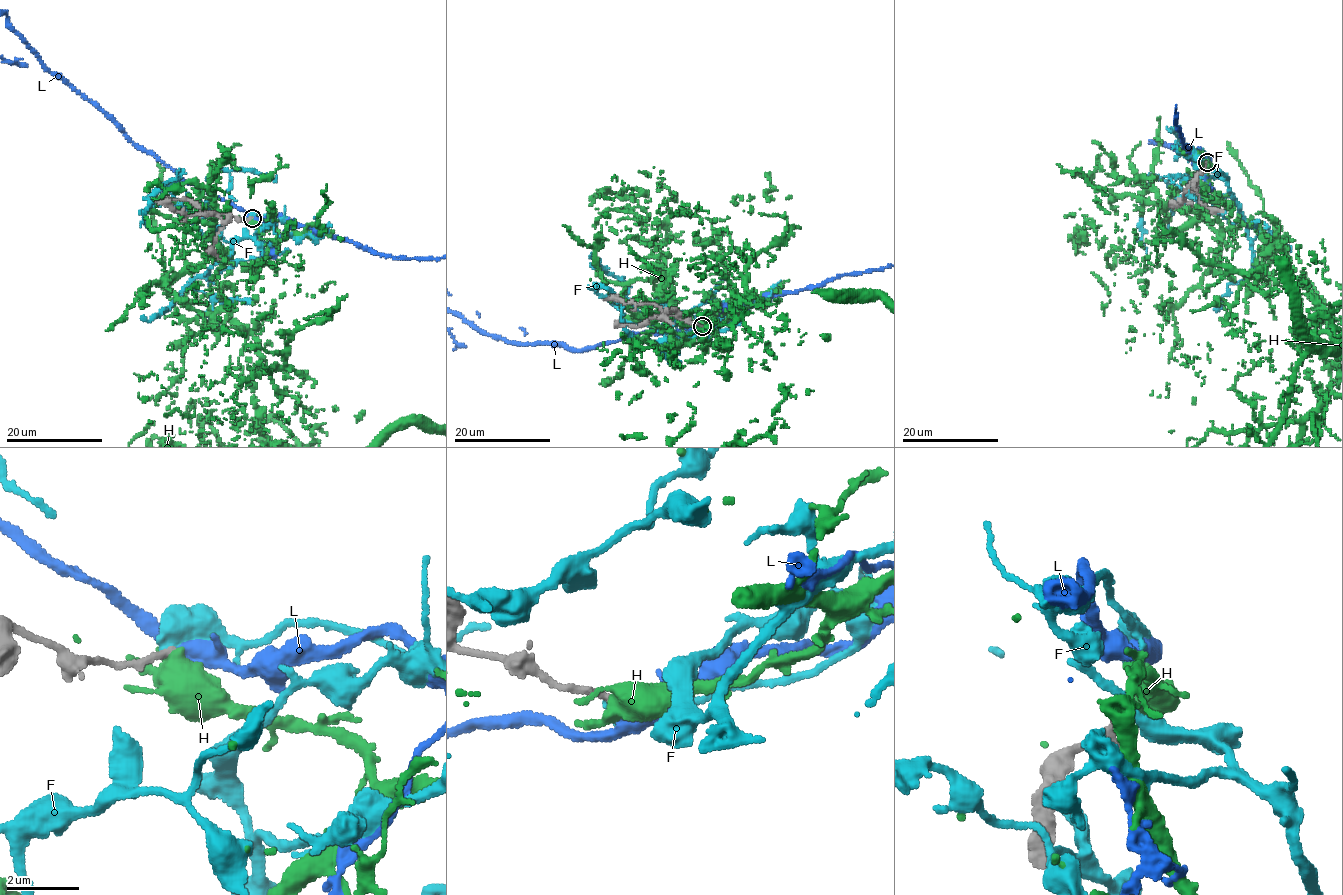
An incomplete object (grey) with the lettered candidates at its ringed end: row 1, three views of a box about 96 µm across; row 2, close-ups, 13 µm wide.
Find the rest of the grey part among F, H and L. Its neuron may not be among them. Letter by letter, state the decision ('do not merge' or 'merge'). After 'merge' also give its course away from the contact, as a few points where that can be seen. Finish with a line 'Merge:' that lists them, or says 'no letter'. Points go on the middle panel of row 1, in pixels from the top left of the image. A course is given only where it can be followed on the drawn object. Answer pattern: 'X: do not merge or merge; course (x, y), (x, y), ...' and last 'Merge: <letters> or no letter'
F: do not merge
H: do not merge
L: merge
Merge: L

